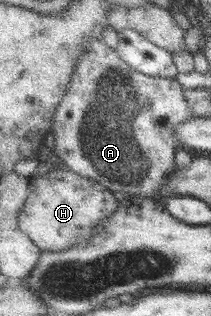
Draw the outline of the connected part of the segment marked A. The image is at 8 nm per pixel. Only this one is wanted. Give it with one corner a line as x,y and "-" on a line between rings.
103,40
89,42
54,117
52,132
56,161
80,176
98,181
110,190
132,196
159,198
159,192
169,176
179,170
176,156
181,147
174,131
195,117
186,102
184,90
178,80
138,72
120,56
117,49
110,48

